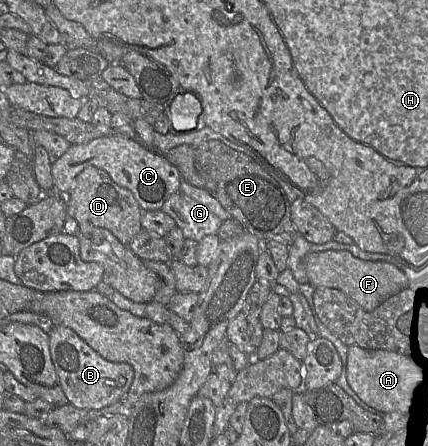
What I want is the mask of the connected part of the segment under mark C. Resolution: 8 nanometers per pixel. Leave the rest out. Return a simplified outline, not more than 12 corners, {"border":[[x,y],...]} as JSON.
{"border":[[104,134],[52,164],[66,196],[88,166],[130,190],[142,211],[180,191],[180,172],[139,137]]}

